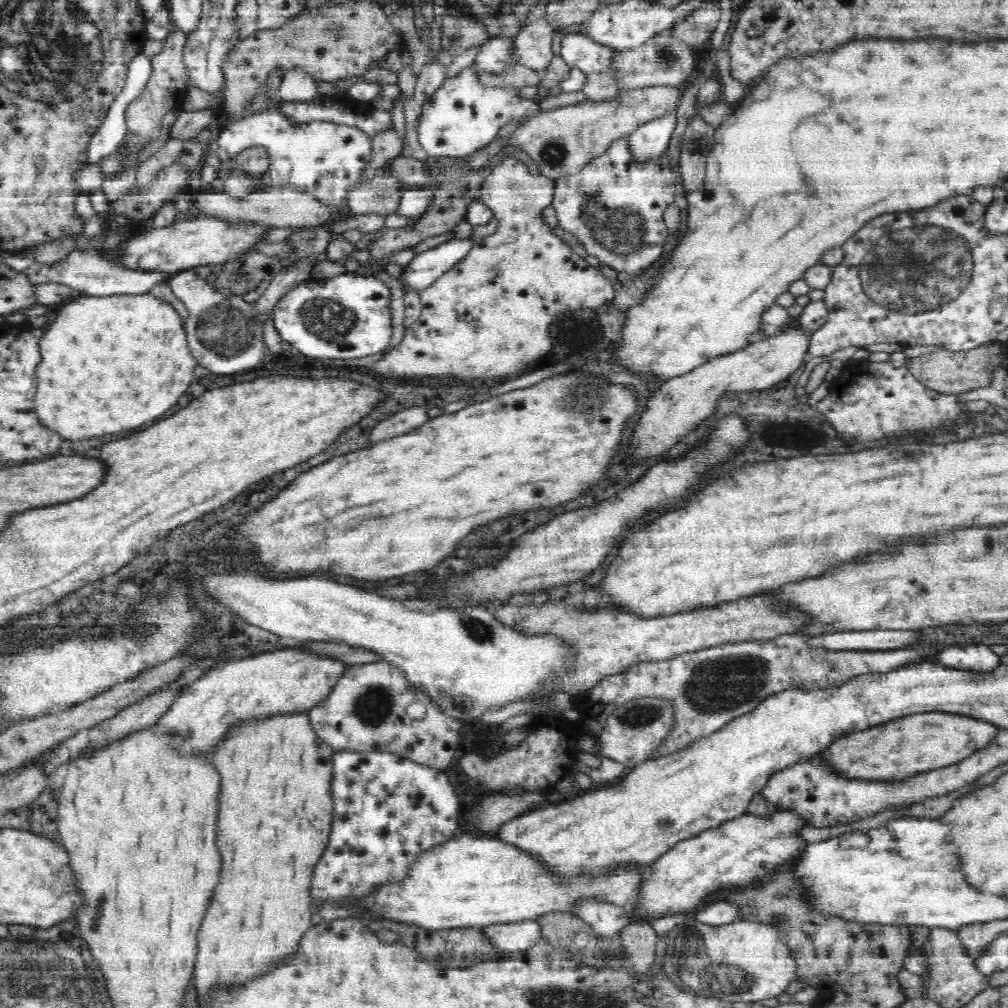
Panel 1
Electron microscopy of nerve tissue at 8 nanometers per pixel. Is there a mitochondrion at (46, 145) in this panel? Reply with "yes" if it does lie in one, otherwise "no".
no

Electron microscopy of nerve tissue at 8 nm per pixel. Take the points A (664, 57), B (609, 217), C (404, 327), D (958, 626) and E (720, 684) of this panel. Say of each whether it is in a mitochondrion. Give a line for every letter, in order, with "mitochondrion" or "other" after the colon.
A: mitochondrion
B: mitochondrion
C: other
D: other
E: mitochondrion

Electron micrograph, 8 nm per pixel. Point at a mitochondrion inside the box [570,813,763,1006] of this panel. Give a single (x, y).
(695, 965)

